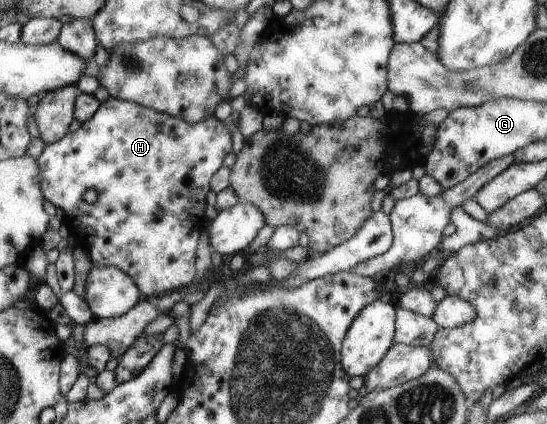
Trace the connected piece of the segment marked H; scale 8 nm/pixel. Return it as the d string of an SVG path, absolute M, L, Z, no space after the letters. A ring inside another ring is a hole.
M109 98L105 103L101 103L100 108L89 118L78 131L69 132L65 137L52 144L46 144L44 151L36 162L40 171L40 184L43 197L50 201L56 208L64 211L64 220L72 233L71 239L76 240L76 245L84 245L89 251L92 264L99 267L116 267L125 272L136 283L140 291L141 299L150 297L160 297L160 295L173 290L188 288L198 271L196 271L196 250L200 234L207 227L207 219L211 216L211 211L207 205L206 198L210 189L212 176L221 168L225 157L232 152L234 137L226 125L219 121L214 115L207 116L204 120L196 124L190 124L182 118L168 116L163 112L150 110L142 105ZM94 189L98 194L98 199L94 203L84 201L86 191Z

